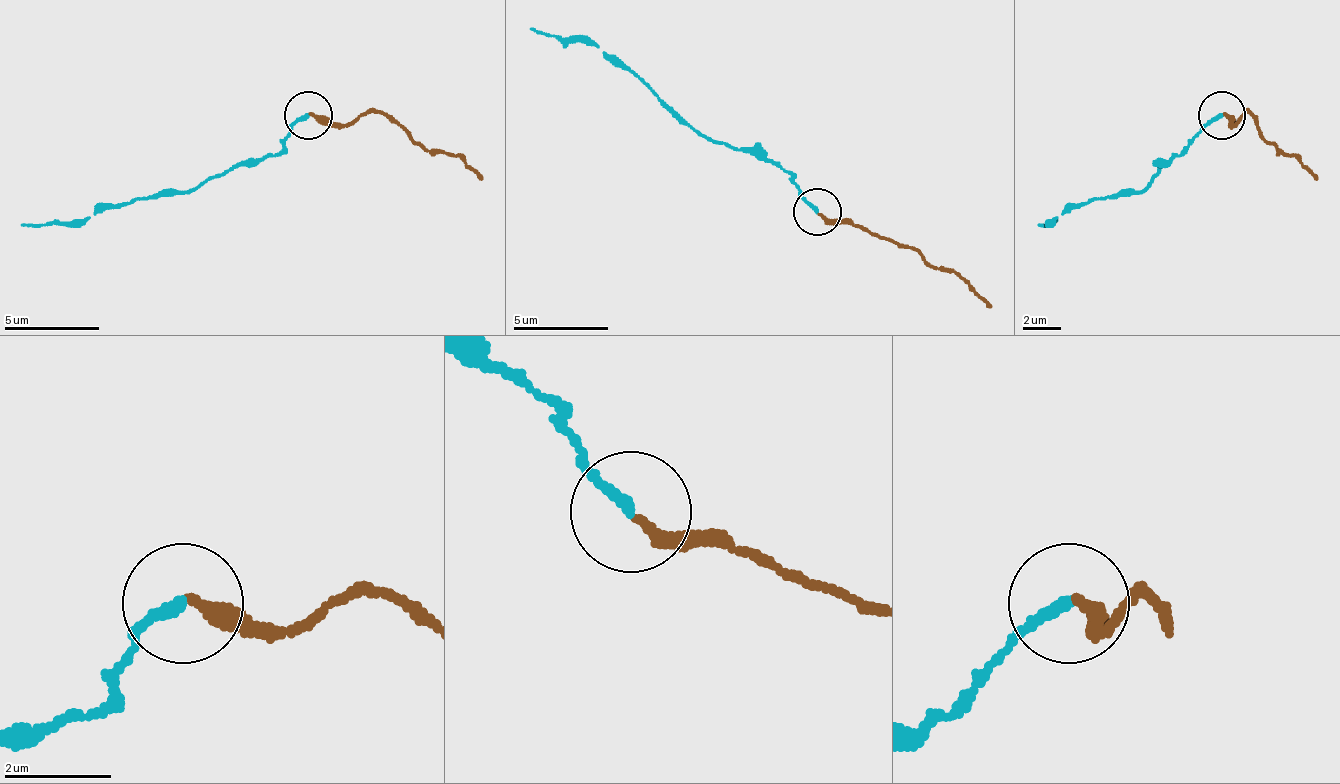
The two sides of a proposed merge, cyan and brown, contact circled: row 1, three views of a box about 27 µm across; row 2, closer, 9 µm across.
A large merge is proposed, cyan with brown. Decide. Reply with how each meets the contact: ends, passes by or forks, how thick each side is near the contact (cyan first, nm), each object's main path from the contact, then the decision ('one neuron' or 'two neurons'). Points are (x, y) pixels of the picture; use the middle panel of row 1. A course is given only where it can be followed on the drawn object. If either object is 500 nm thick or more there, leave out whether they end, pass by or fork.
cyan ends; brown ends; calibres 200 and 280 nm; course cyan (816, 210), (787, 172), (716, 144), (611, 63), (592, 44), (531, 30); course brown (816, 215), (863, 225), (892, 239), (935, 267), (963, 277), (992, 305); one neuron

